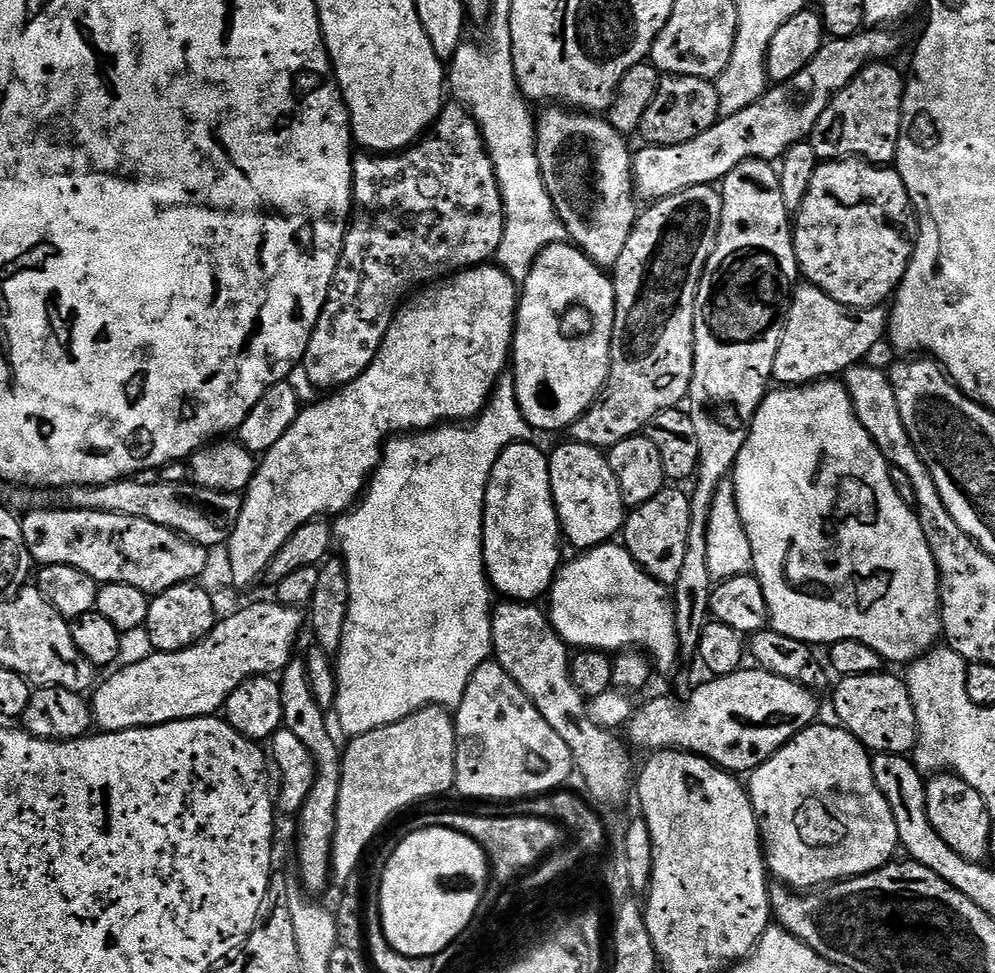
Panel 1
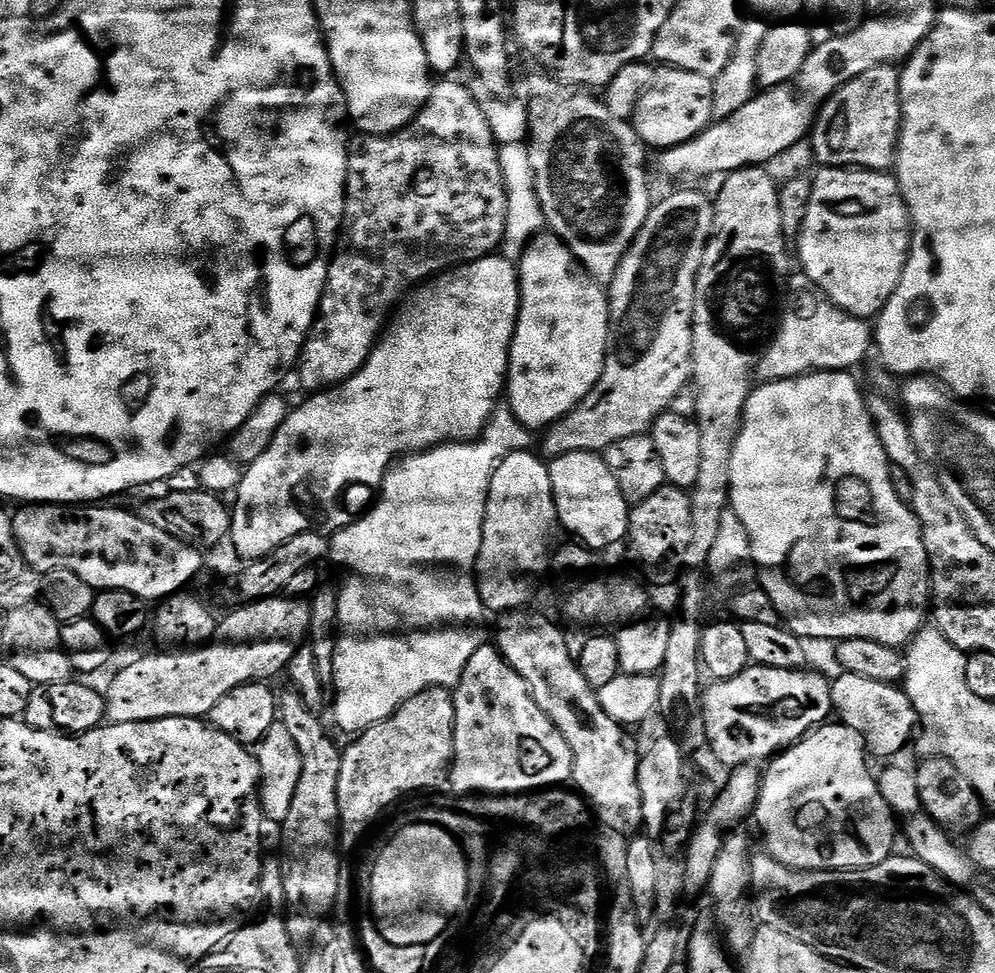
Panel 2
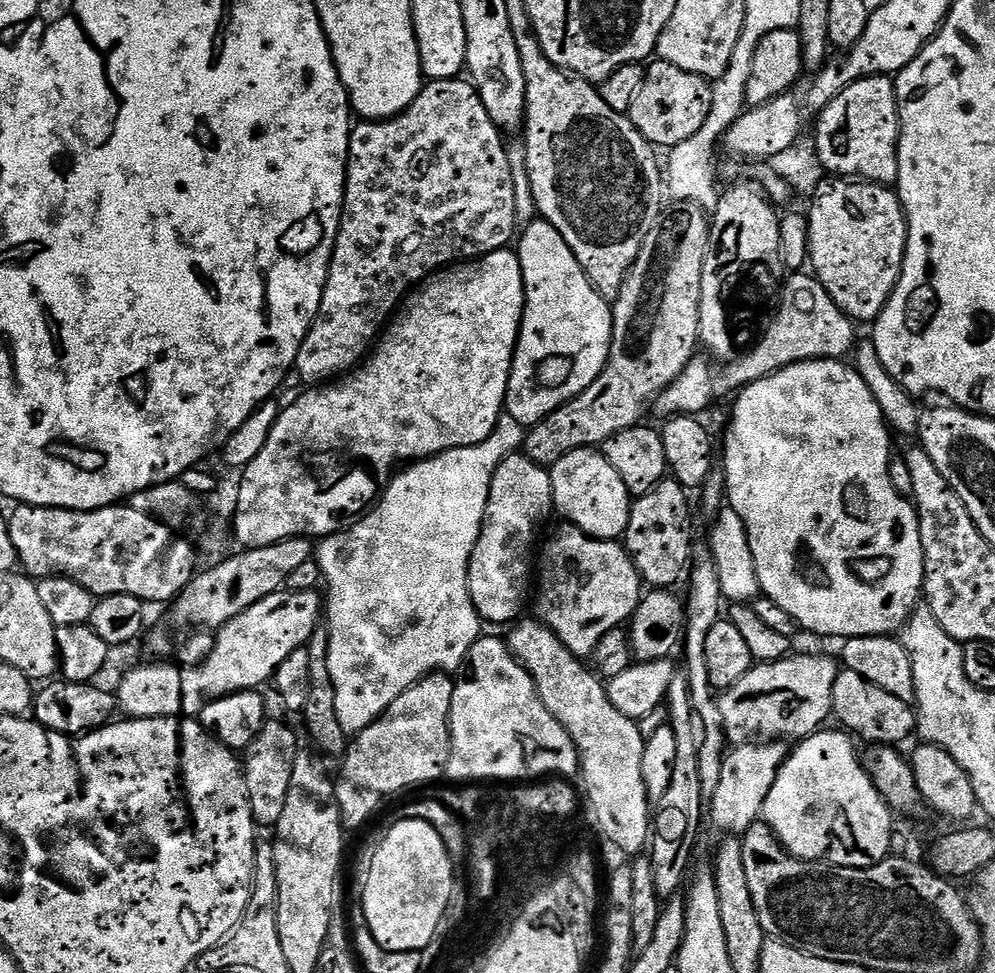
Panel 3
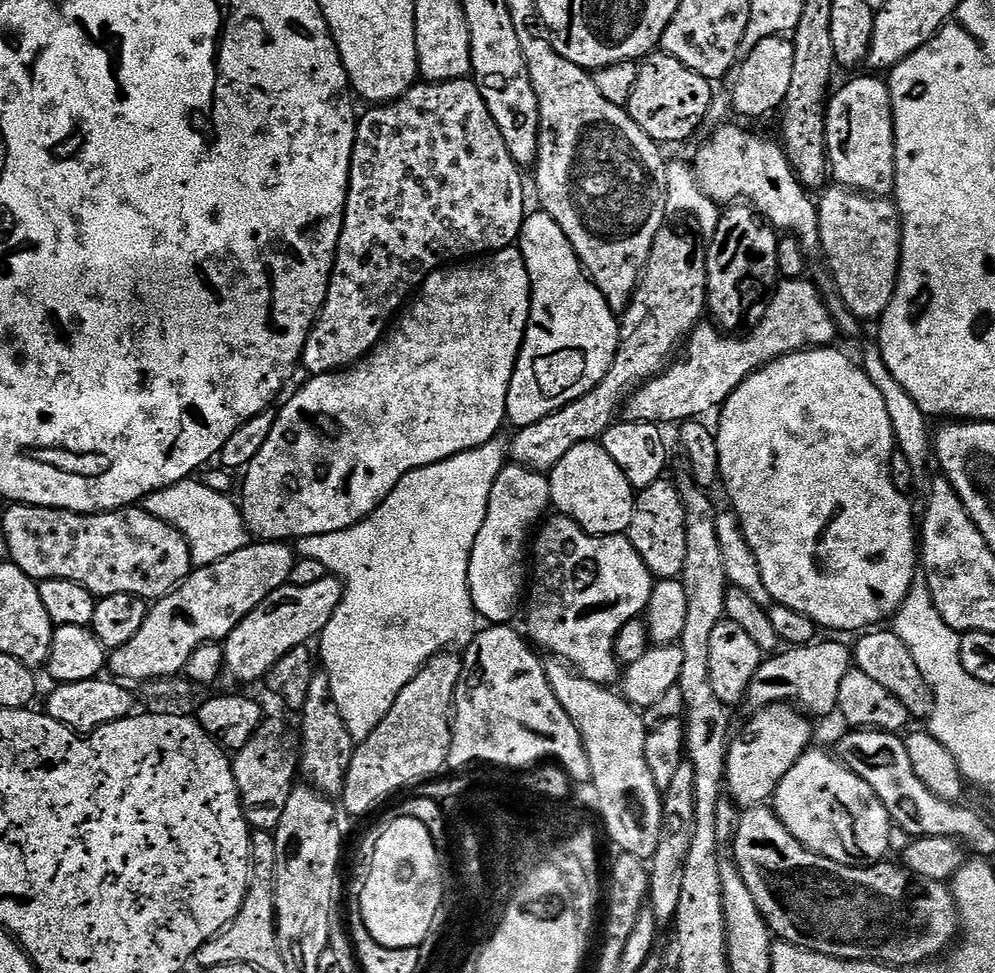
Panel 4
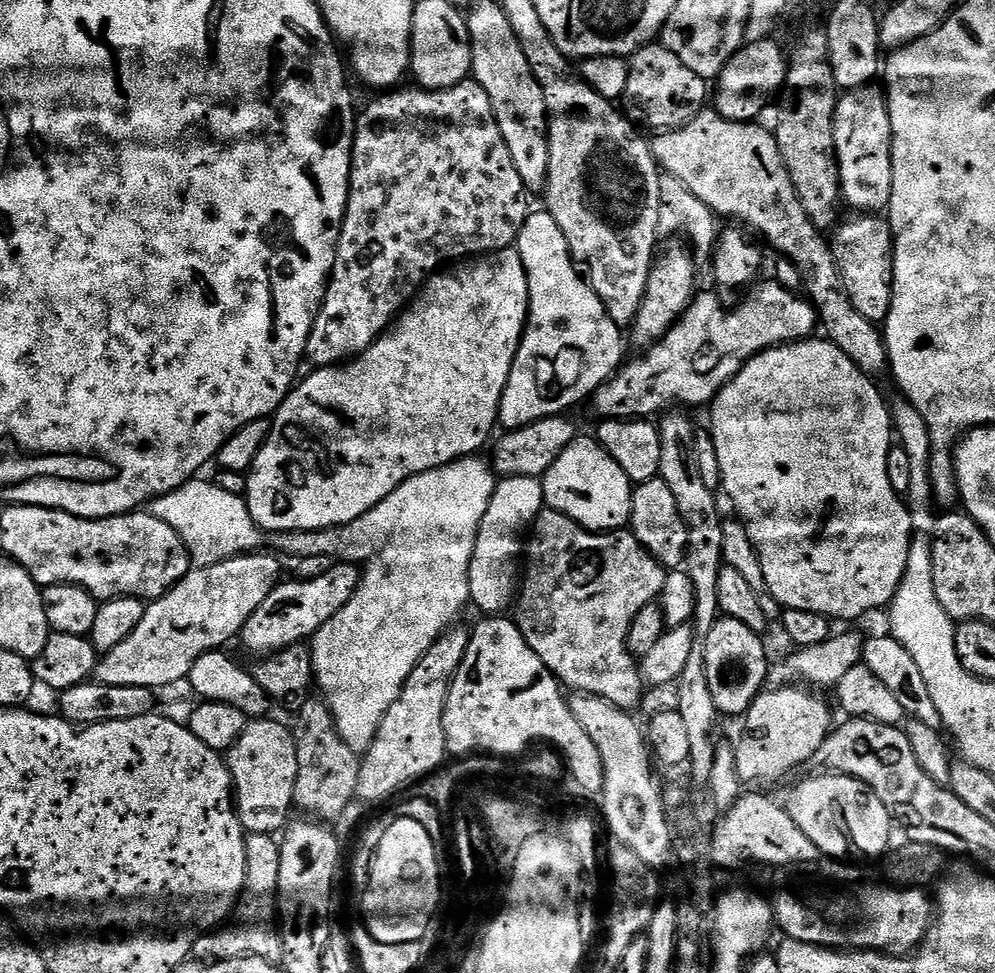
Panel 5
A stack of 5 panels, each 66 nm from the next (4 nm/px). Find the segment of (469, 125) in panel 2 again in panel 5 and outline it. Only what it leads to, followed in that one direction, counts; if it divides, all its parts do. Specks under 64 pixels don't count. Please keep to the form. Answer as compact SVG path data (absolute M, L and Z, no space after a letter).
M469 78L453 88L437 88L429 90L419 86L412 88L397 87L385 91L373 104L368 104L356 117L356 133L352 143L352 173L348 183L348 205L344 215L344 225L340 231L340 241L336 247L336 261L332 267L332 275L328 278L328 288L324 291L324 304L312 327L308 339L307 363L316 368L331 368L334 364L347 362L369 348L379 336L399 317L402 309L423 288L429 275L447 260L460 262L465 258L475 258L503 248L511 248L520 236L522 226L530 215L528 208L529 193L524 187L522 177L514 166L514 158L510 158L510 146L506 138L502 138L502 130L498 130L498 118L494 114L494 106L490 106L490 94L482 90L475 79Z

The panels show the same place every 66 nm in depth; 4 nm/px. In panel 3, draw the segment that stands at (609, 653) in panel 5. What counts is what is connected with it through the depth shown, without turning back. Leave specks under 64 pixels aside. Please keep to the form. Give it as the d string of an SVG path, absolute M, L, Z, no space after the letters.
M579 530L567 531L558 533L545 546L540 560L538 556L538 583L534 588L537 612L535 615L540 623L546 625L574 655L588 658L598 646L602 634L627 625L631 621L636 607L640 604L642 581L640 572L634 566L632 556L623 543L615 540L596 540Z

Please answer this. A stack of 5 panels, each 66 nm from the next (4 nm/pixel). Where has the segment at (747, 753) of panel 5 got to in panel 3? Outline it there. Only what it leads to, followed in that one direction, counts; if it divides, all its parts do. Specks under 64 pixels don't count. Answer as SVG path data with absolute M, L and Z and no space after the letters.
M779 740L738 744L725 755L722 774L718 777L718 790L714 790L710 798L712 824L720 834L743 837L748 827L761 819L766 794L770 794L776 771L781 768L789 754L789 745Z

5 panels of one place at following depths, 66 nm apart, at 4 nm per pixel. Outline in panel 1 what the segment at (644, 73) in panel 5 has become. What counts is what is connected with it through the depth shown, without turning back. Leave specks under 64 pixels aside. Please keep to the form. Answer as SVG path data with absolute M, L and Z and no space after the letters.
M665 75L654 94L654 102L650 102L650 110L646 110L642 118L639 135L644 136L643 143L648 146L674 146L690 142L690 138L698 138L698 134L710 130L710 126L714 126L720 117L718 90L713 81L693 76Z

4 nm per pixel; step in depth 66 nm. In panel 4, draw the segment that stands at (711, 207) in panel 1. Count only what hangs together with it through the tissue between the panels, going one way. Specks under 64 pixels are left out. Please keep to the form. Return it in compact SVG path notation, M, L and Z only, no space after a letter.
M691 218L673 220L676 220L673 224L672 221L665 222L658 230L652 243L650 258L640 274L640 282L634 290L632 301L619 317L620 345L614 354L610 370L604 375L602 382L598 382L598 386L591 388L585 396L579 396L574 402L546 414L546 418L538 418L538 422L530 426L515 429L516 437L513 435L510 440L511 463L548 474L554 466L558 466L558 462L562 462L562 458L566 458L566 454L570 454L570 450L574 450L574 446L599 441L601 434L617 419L630 393L639 388L645 380L651 380L664 371L666 365L673 359L674 353L681 347L682 341L703 317L700 315L705 315L708 302L708 254L705 241L700 235L696 220Z

